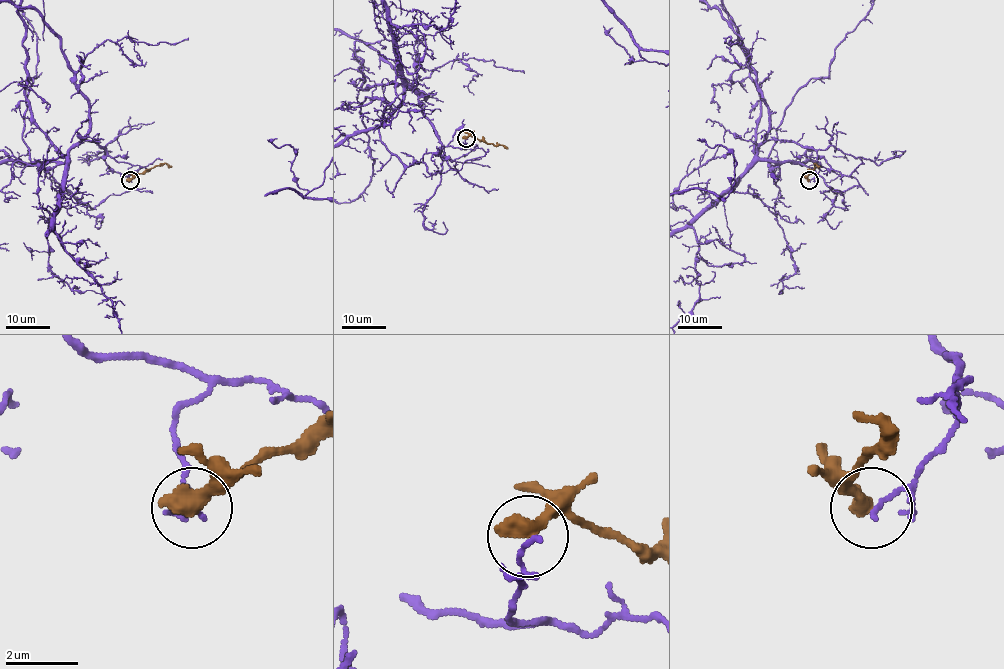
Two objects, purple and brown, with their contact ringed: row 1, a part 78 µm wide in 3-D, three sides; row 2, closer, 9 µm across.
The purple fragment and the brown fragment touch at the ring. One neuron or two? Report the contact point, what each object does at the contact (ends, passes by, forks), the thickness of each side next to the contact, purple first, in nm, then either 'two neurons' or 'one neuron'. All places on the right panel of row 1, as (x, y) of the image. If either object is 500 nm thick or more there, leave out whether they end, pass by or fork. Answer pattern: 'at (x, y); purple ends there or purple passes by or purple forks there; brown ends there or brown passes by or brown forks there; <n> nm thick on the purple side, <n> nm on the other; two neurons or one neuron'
at (809, 180); 140 nm thick on the purple side, 550 nm on the other; two neurons

